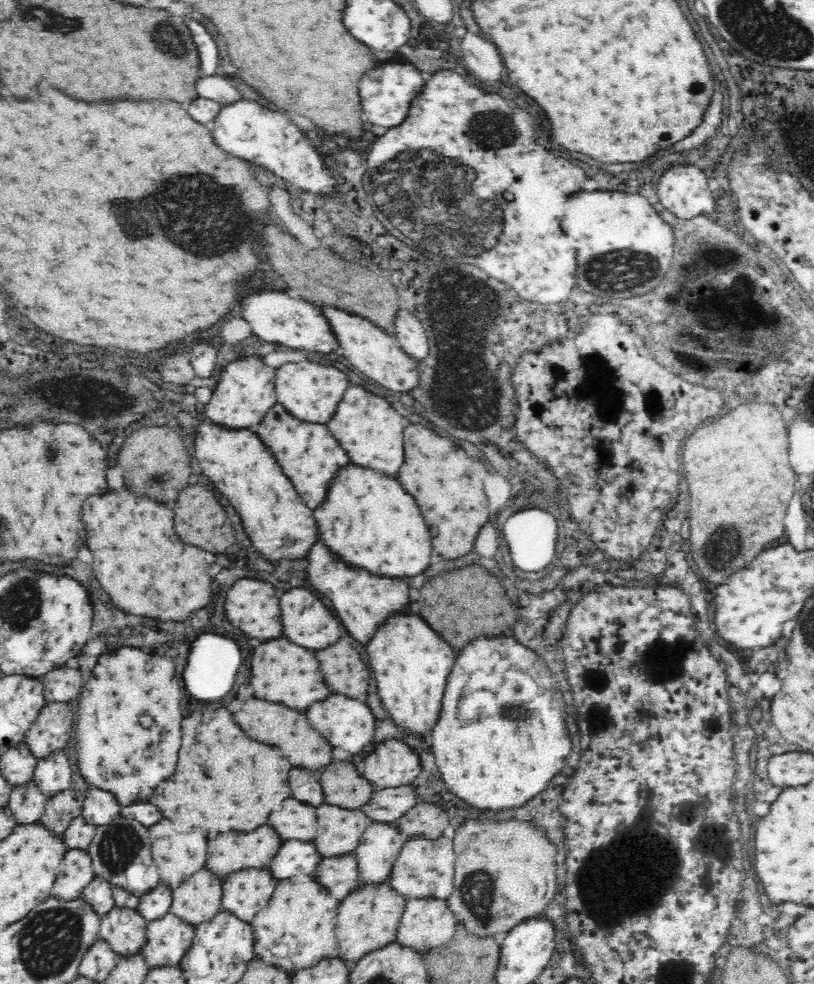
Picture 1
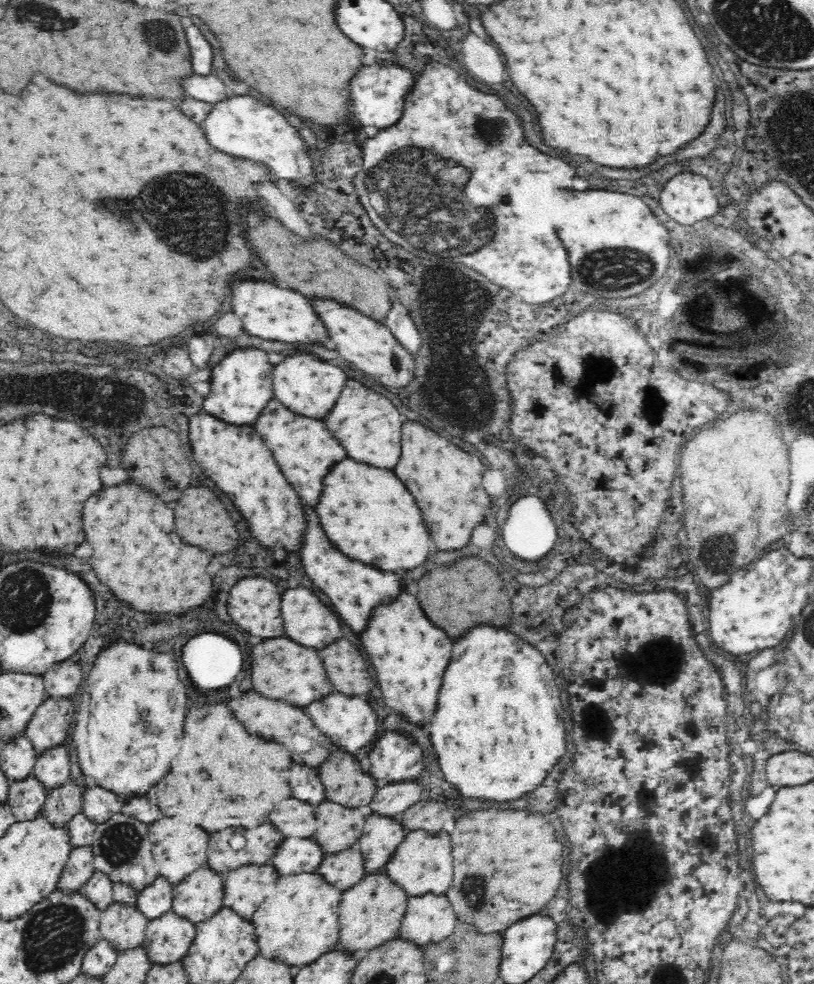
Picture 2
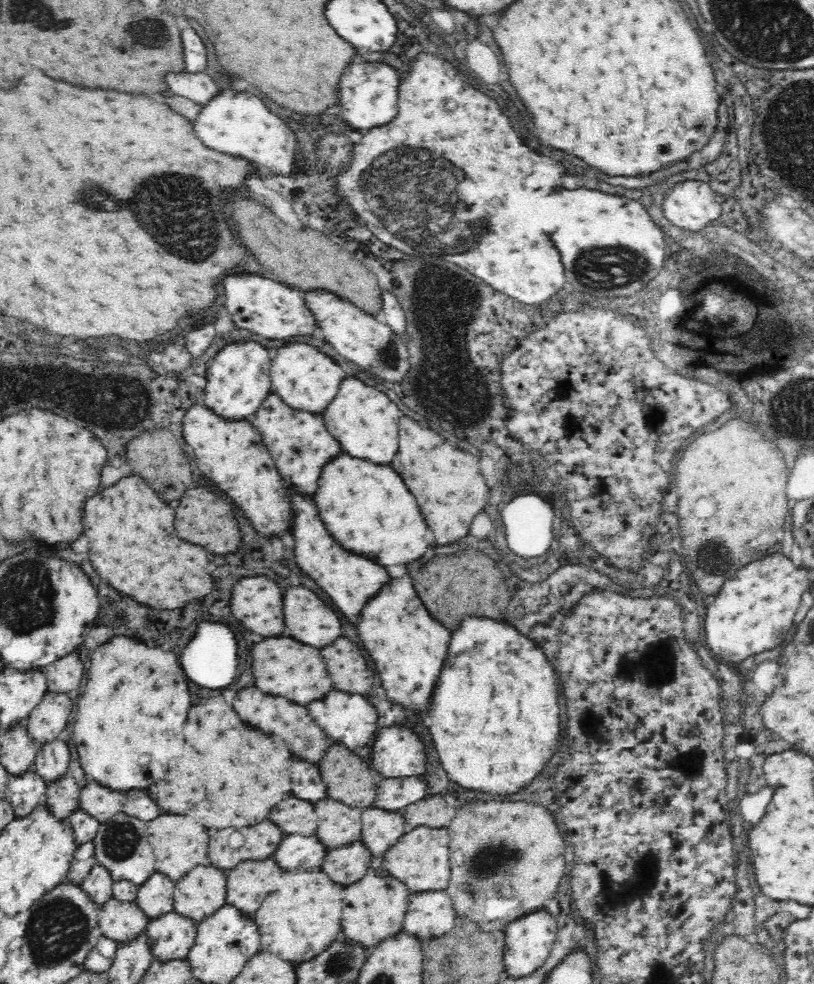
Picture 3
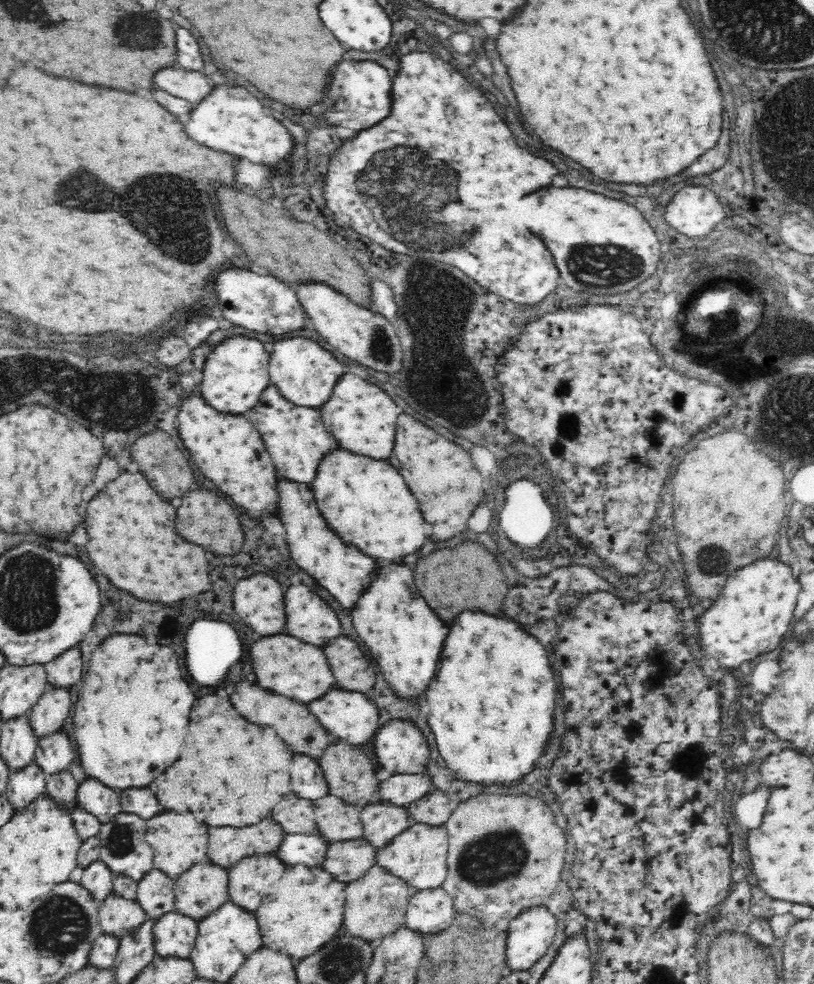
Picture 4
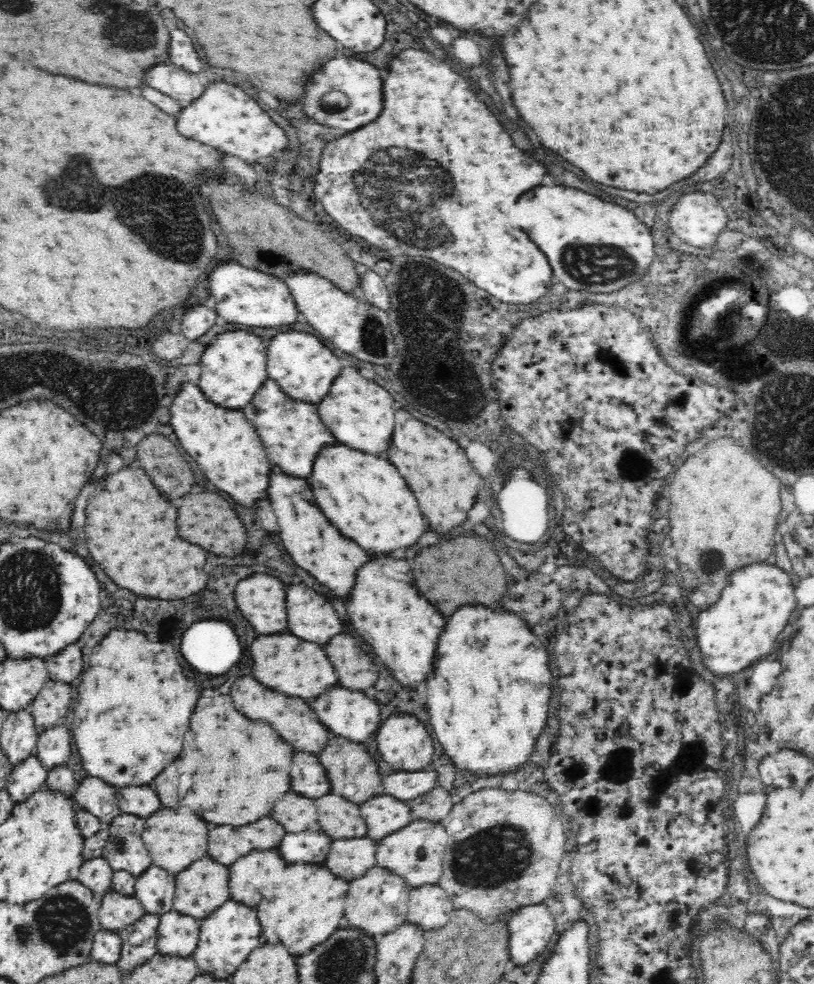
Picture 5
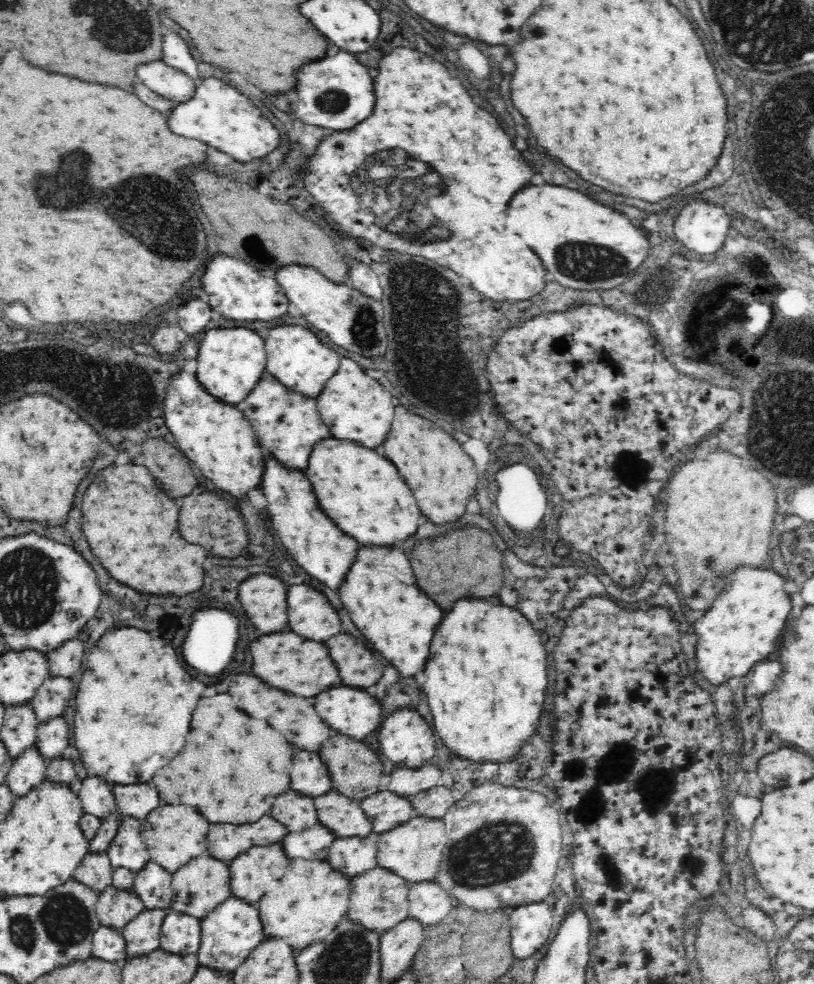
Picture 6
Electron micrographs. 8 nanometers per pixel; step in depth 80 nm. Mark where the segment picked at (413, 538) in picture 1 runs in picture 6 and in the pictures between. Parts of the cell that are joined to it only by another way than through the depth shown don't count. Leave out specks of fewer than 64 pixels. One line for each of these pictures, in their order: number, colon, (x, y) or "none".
2: (370, 517)
3: (367, 509)
4: (367, 503)
5: (376, 510)
6: (374, 506)

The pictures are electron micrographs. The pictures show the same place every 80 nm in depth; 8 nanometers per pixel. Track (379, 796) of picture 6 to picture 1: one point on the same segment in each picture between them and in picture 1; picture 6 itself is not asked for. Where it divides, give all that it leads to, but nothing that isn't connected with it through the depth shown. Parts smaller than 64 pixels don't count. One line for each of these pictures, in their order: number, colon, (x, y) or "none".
1: (379, 848)
2: (381, 837)
3: (381, 830)
4: (383, 822)
5: (384, 815)

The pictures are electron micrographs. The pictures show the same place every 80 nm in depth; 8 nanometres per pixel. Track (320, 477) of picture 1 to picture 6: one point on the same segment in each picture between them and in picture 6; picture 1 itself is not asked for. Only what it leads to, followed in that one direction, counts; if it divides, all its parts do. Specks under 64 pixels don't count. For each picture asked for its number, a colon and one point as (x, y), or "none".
2: (305, 449)
3: (299, 443)
4: (296, 439)
5: (293, 444)
6: (288, 425)

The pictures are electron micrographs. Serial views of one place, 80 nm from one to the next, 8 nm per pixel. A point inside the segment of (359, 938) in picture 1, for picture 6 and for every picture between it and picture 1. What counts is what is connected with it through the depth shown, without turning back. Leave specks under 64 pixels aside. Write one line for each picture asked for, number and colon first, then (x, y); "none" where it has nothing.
2: (370, 915)
3: (373, 910)
4: (375, 905)
5: (376, 904)
6: (380, 900)

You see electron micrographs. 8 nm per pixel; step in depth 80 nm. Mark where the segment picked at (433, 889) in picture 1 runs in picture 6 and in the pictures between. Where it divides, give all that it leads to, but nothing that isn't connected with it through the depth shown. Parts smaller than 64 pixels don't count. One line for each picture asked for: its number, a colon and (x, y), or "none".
2: (423, 864)
3: (420, 860)
4: (418, 856)
5: (415, 853)
6: (414, 851)

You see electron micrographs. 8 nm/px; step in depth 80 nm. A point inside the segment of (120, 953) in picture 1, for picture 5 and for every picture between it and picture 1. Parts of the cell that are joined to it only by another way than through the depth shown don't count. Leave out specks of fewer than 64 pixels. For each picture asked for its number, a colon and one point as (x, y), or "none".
2: (123, 926)
3: (122, 922)
4: (117, 916)
5: (116, 911)

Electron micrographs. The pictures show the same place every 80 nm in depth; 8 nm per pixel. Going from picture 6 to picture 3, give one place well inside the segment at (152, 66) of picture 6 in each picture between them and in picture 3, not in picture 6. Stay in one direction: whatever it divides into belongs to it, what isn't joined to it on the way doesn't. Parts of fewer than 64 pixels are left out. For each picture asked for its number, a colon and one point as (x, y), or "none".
3: (199, 87)
4: (194, 86)
5: (179, 83)

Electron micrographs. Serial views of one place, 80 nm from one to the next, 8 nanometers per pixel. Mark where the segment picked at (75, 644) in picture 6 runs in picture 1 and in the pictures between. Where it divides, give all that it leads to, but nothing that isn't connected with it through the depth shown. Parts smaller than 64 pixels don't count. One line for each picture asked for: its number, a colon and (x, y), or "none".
1: (61, 685)
2: (63, 680)
3: (64, 676)
4: (64, 672)
5: (65, 667)

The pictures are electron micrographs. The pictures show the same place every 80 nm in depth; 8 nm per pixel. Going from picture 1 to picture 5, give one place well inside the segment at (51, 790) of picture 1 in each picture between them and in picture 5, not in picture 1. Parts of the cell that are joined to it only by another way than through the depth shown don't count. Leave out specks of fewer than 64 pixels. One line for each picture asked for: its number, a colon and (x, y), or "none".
2: (52, 768)
3: (51, 763)
4: (54, 753)
5: (54, 748)

